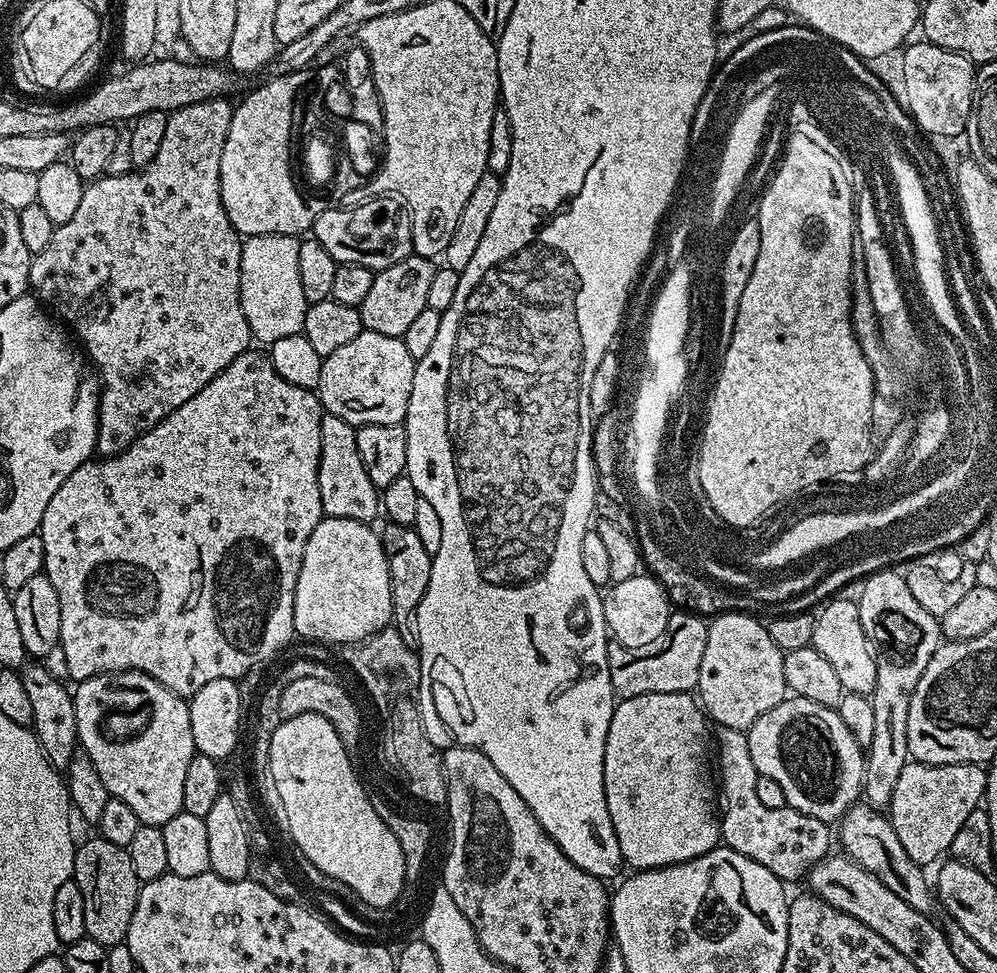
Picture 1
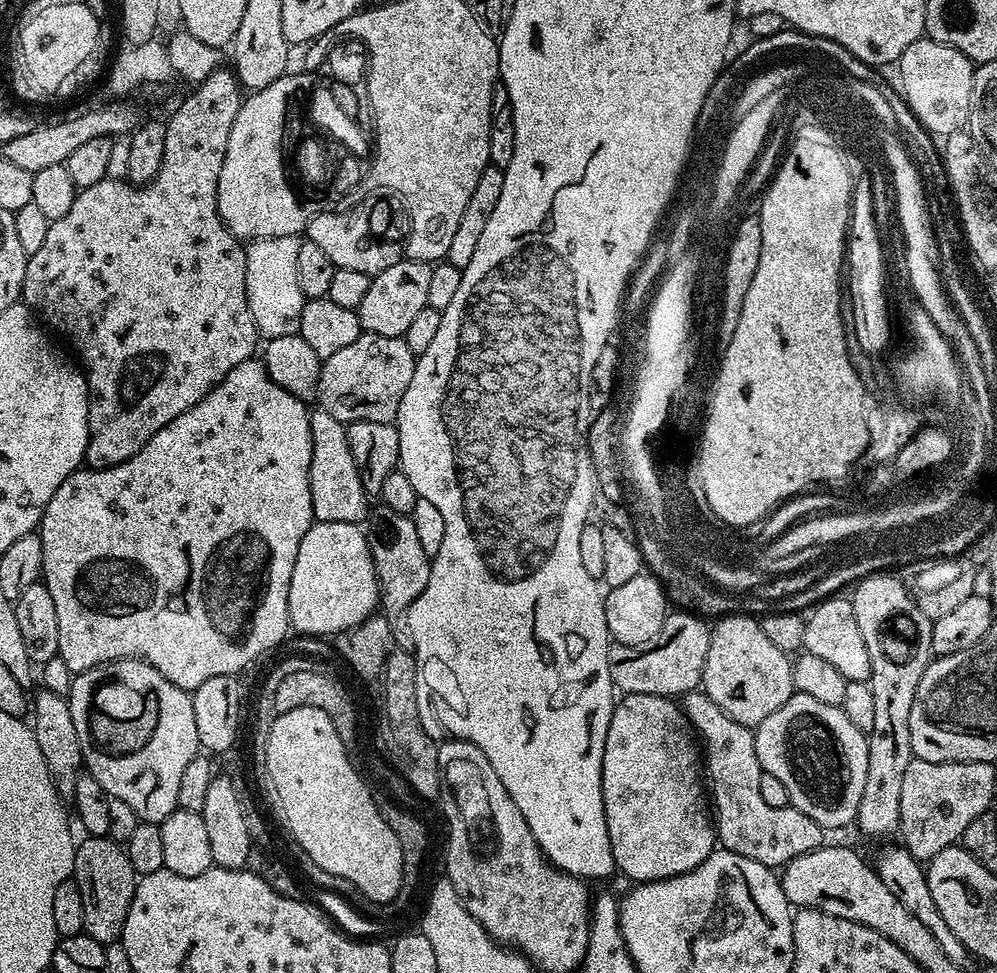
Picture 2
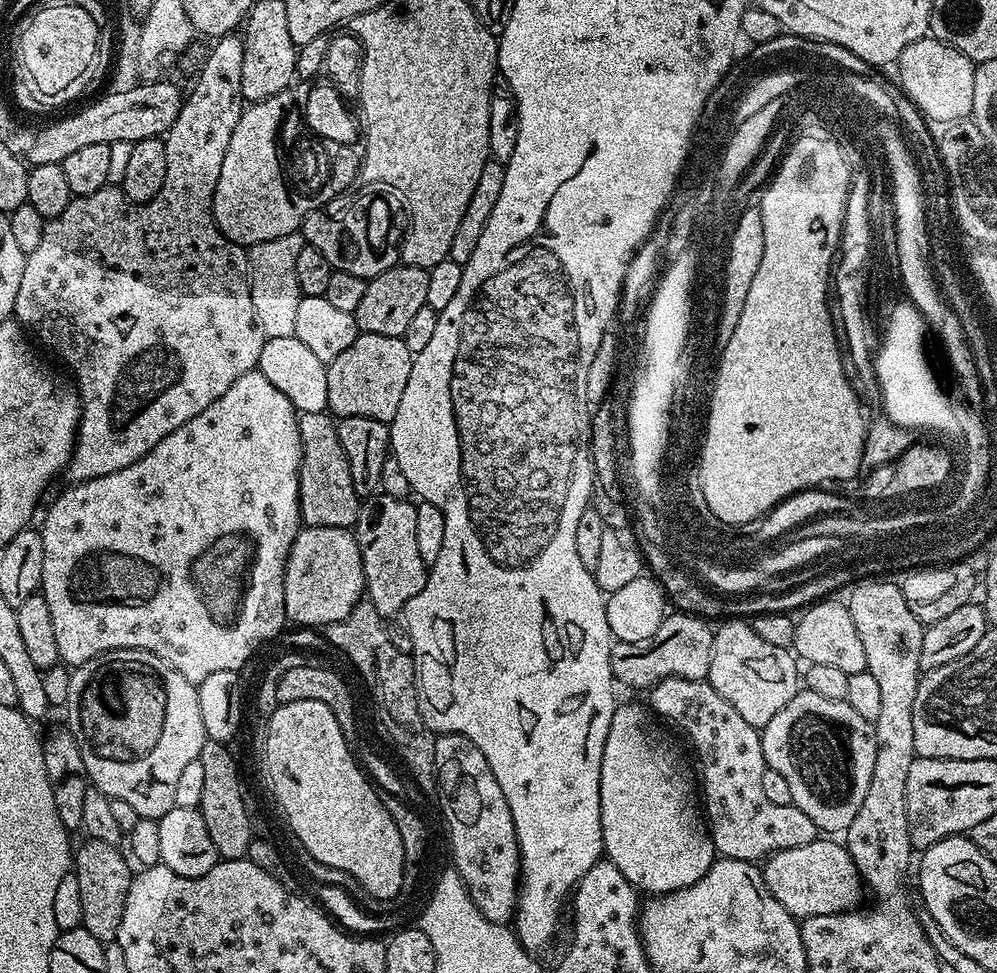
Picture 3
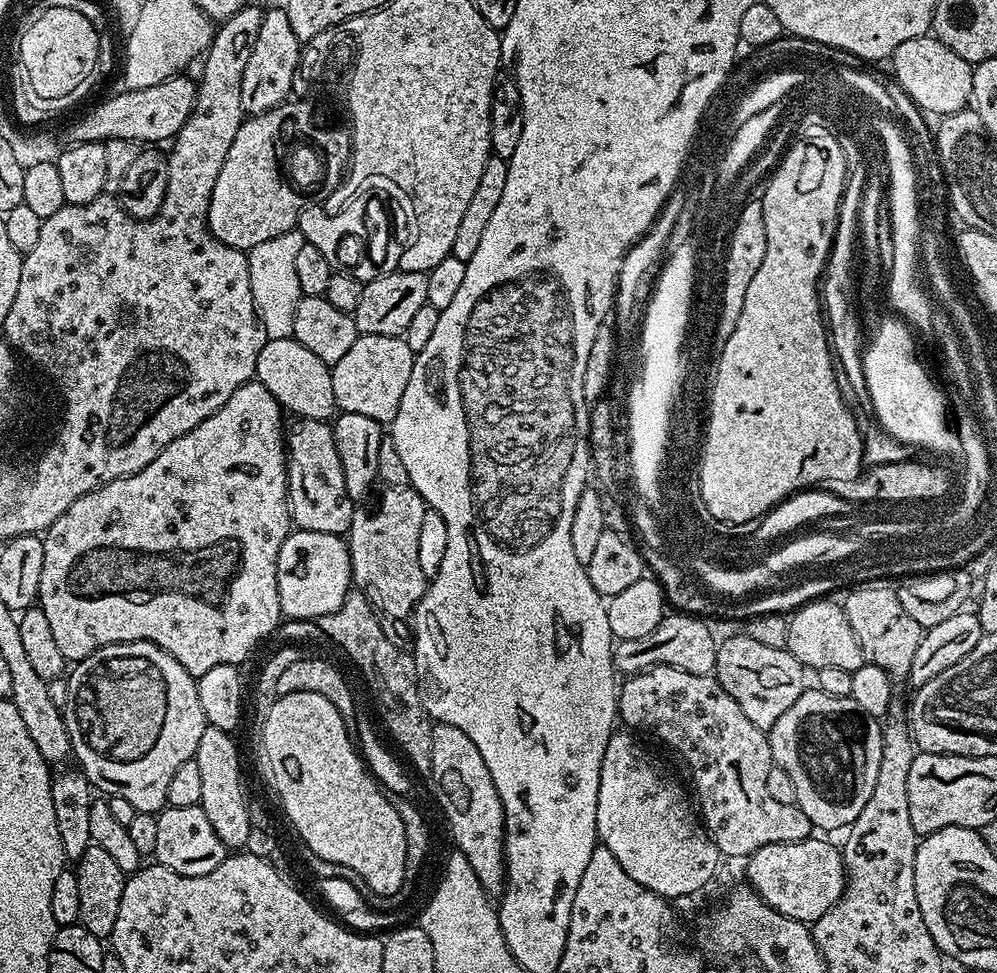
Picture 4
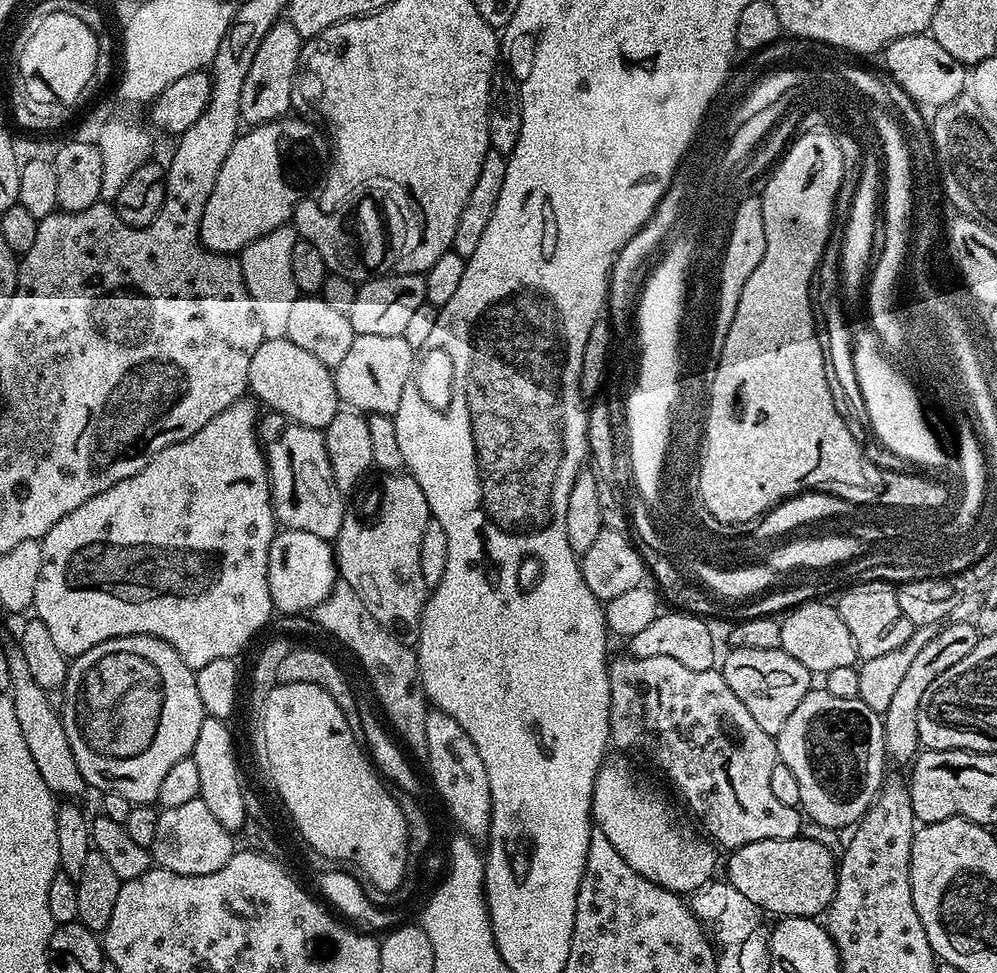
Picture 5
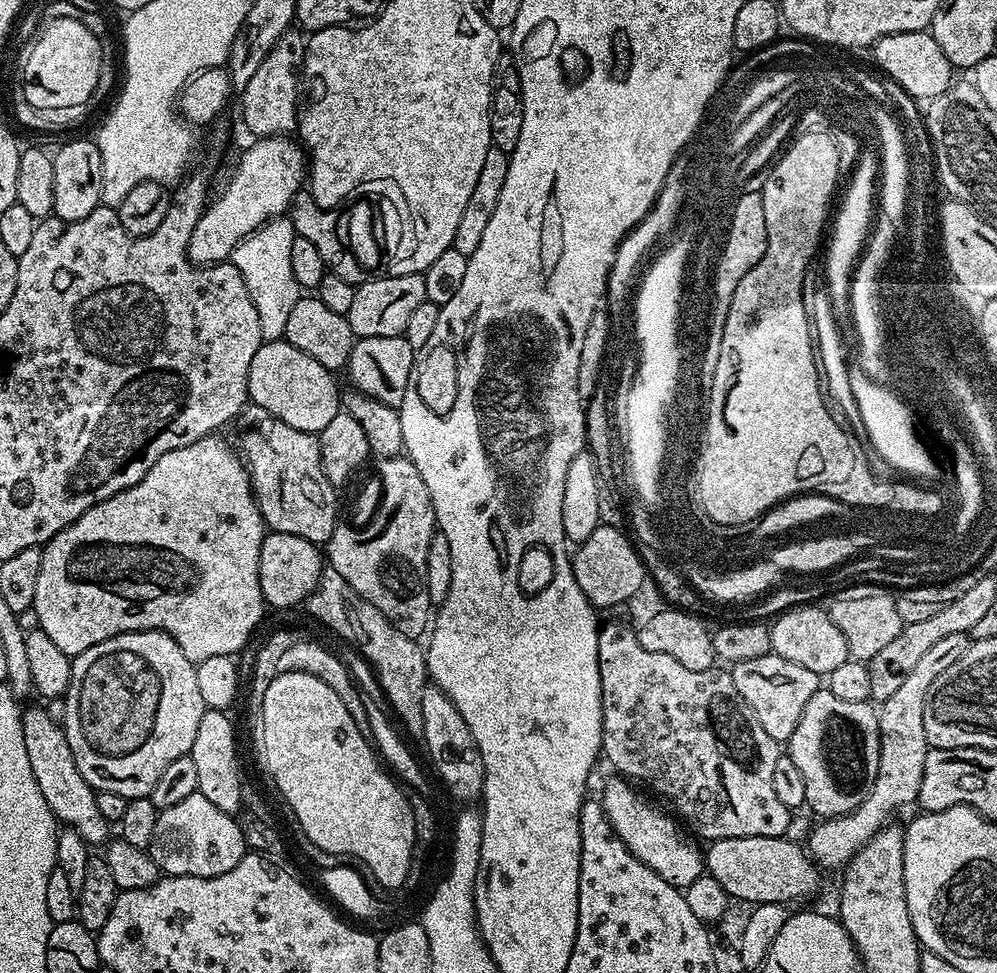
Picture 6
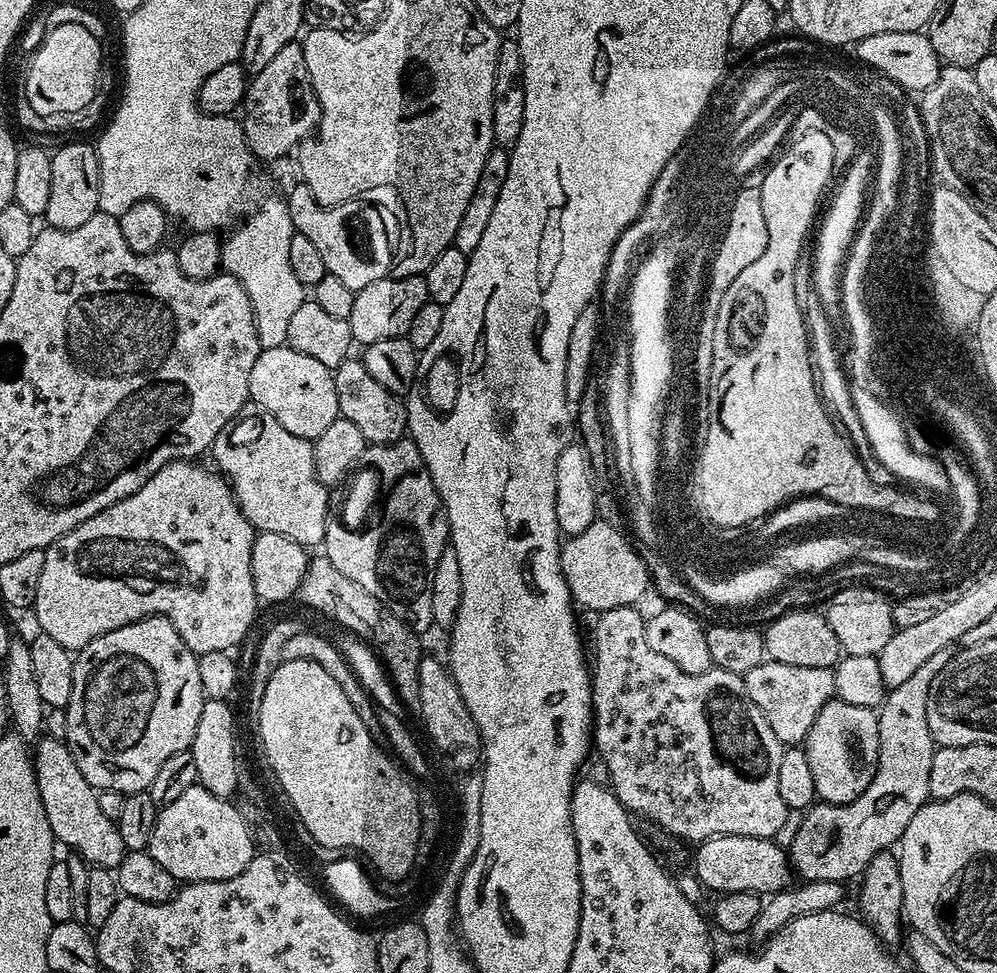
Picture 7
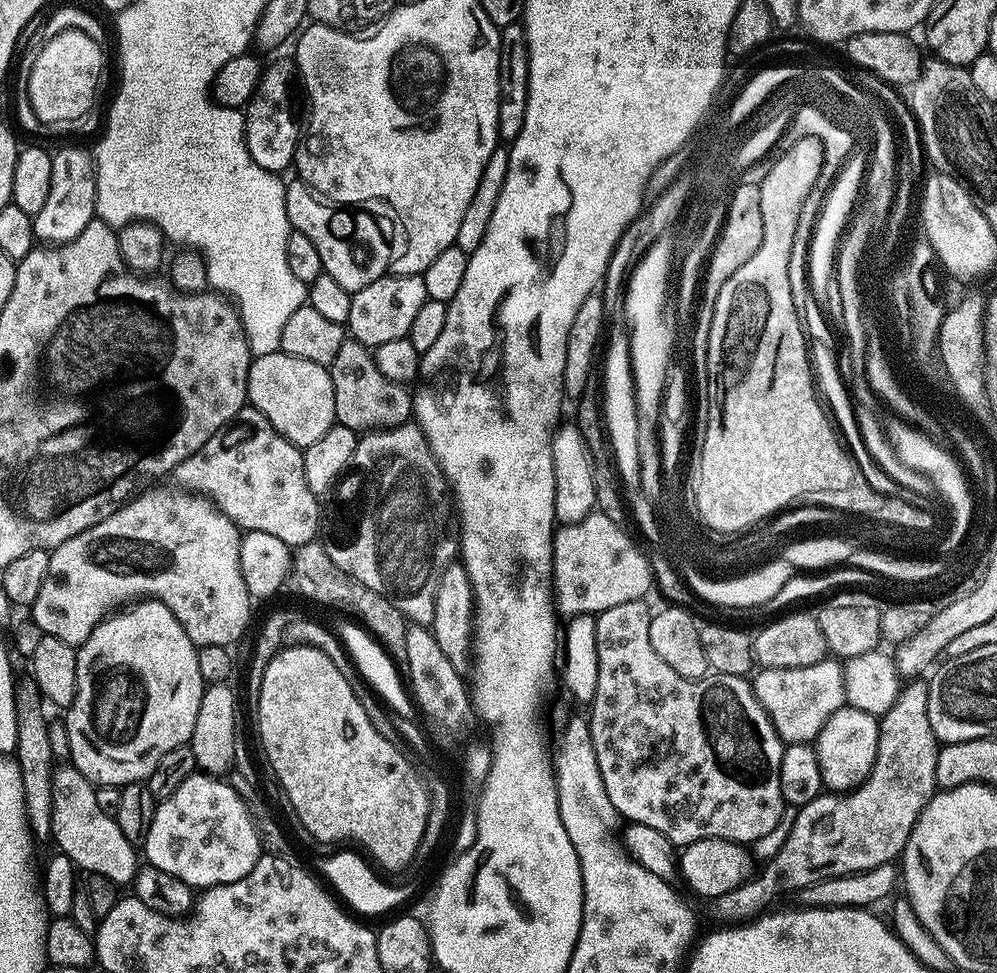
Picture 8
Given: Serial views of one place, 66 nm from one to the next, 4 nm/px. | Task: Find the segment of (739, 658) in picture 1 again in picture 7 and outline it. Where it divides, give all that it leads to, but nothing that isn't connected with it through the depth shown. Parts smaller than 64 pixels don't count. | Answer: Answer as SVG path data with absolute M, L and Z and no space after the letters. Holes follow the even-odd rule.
M765 659L764 663L754 666L754 670L743 673L743 678L746 694L750 694L754 706L758 706L758 710L762 710L766 722L770 722L770 730L774 730L774 734L784 746L799 745L806 738L810 726L814 724L814 718L818 718L818 710L822 710L822 706L826 706L829 700L836 695L834 674L830 668L790 666L777 660Z

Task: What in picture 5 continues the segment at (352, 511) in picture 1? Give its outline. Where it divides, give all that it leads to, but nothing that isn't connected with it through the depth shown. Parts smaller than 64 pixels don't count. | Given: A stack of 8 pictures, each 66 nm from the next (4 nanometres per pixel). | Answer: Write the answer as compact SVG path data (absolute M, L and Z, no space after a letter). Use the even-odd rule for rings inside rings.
M289 423L284 427L288 428L282 429L276 441L266 448L268 481L272 487L272 508L276 511L276 519L284 528L318 534L318 538L335 541L346 523L346 496L334 482L324 433L321 429L301 424Z

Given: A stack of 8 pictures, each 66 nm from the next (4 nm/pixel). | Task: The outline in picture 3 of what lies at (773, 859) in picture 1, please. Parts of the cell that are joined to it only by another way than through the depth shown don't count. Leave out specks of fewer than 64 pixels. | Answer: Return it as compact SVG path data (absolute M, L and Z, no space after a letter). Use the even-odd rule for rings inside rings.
M668 677L653 685L647 696L647 707L673 729L681 728L696 751L702 777L702 808L721 857L760 862L778 851L818 839L814 822L810 822L795 804L774 806L774 802L767 800L762 790L766 765L760 732L750 726L750 722L746 722L746 718L742 718L742 714L738 714L707 680Z

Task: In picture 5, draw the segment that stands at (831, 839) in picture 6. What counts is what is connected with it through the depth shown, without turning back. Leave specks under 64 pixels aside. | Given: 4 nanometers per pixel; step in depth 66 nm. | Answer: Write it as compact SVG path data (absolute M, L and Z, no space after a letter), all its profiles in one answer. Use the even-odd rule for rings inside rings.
M952 620L943 626L937 627L930 638L930 642L923 646L922 650L915 655L914 662L907 668L906 675L899 683L898 690L891 699L889 709L884 712L882 719L884 722L884 751L887 759L896 764L911 765L918 755L921 747L918 738L918 706L922 706L922 694L930 687L930 682L938 678L938 674L950 670L954 662L961 658L966 658L974 646L978 646L981 634L977 630L972 620Z

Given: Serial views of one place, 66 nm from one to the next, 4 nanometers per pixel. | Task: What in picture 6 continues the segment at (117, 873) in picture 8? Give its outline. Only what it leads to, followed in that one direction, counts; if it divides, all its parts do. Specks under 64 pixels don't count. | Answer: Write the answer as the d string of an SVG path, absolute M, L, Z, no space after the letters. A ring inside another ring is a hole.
M44 706L25 707L22 712L22 738L26 738L30 770L34 770L34 778L38 778L38 786L42 786L42 796L46 798L46 804L56 815L57 821L73 828L89 846L103 845L109 839L110 825L98 810L96 789L88 785L86 778L82 778L74 762L74 754L63 727L50 720Z

